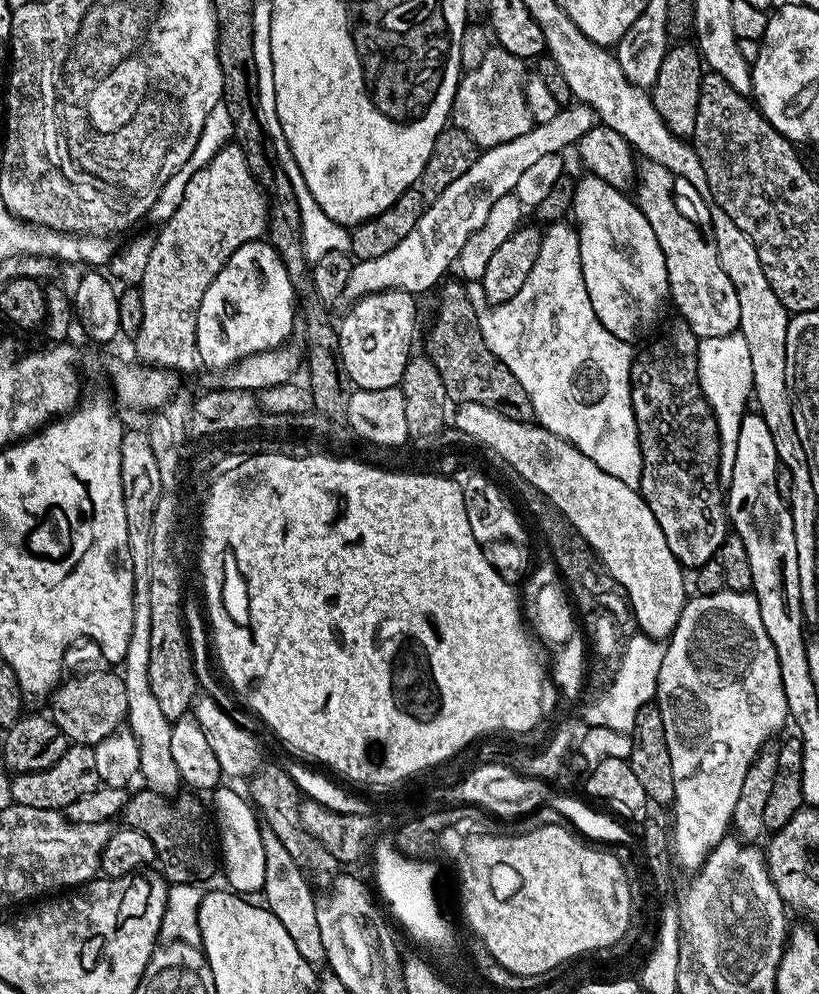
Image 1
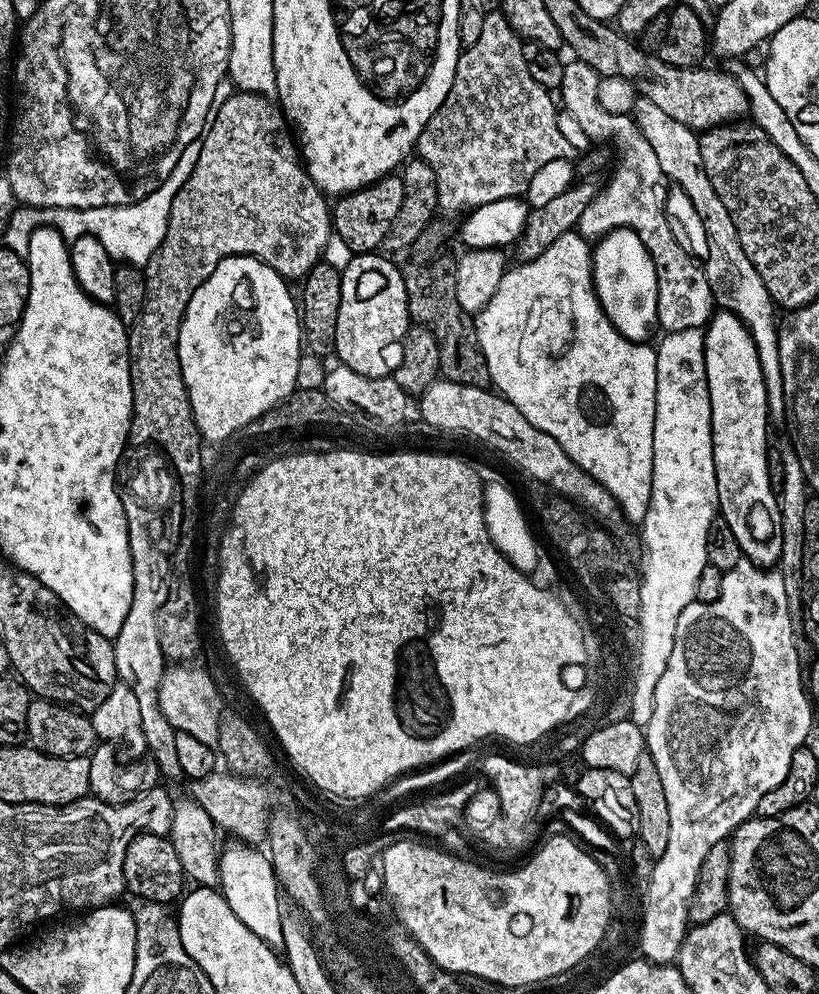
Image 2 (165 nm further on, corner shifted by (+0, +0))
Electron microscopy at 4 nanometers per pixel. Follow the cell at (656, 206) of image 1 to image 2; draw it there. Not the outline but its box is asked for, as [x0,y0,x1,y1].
[558,58,714,333]

